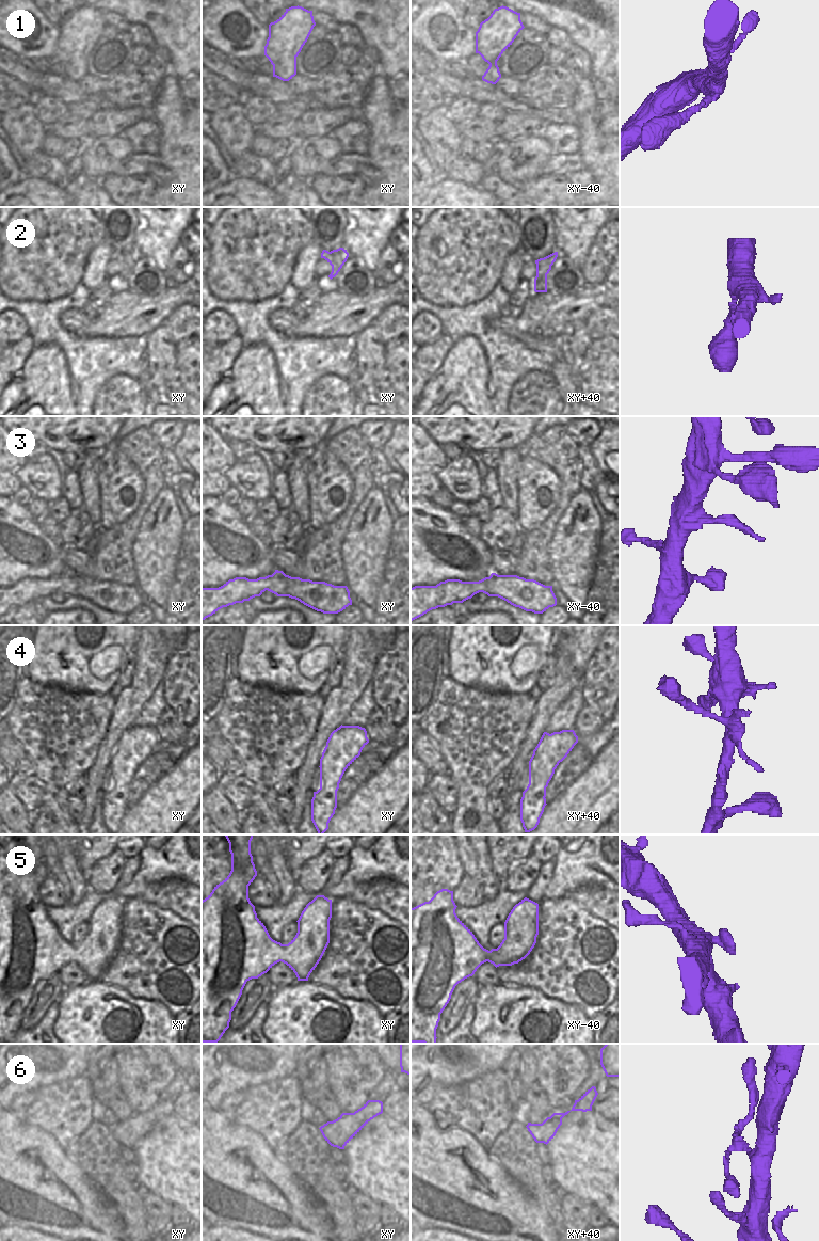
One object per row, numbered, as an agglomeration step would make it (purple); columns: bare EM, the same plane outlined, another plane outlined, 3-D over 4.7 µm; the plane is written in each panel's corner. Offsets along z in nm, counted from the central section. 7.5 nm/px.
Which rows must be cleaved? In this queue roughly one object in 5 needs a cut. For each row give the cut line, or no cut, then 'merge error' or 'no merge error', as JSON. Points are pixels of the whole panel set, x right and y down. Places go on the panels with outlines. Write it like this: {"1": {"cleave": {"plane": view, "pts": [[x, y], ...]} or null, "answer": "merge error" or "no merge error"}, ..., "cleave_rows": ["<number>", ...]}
{"1": {"cleave": null, "answer": "no merge error"}, "2": {"cleave": null, "answer": "no merge error"}, "3": {"cleave": null, "answer": "no merge error"}, "4": {"cleave": {"plane": "xy+40", "pts": [[529, 778], [533, 783], [533, 792], [542, 793], [545, 796]]}, "answer": "merge error"}, "5": {"cleave": null, "answer": "no merge error"}, "6": {"cleave": null, "answer": "no merge error"}, "cleave_rows": ["4"]}

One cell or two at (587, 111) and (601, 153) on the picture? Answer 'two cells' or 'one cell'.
one cell

